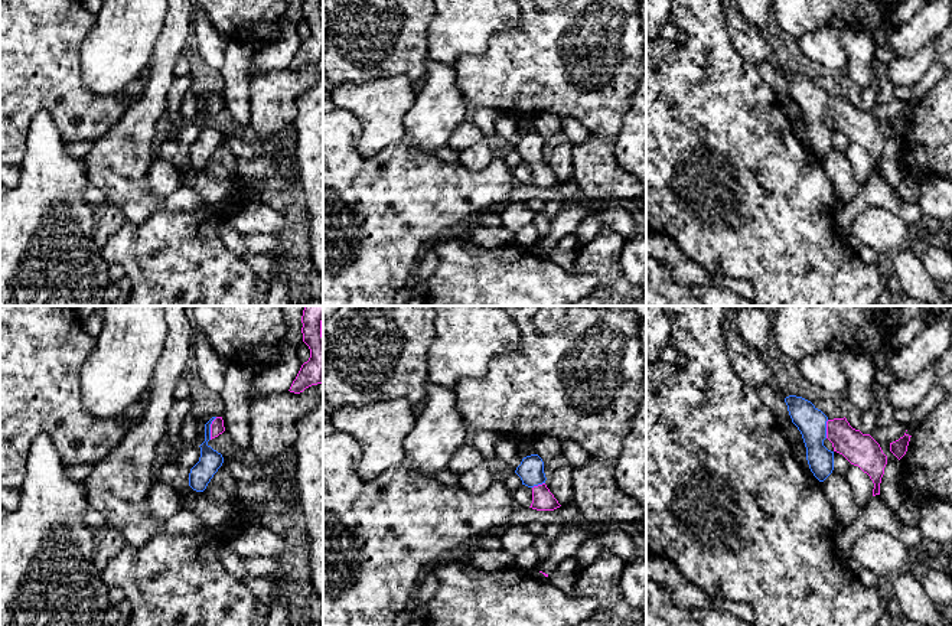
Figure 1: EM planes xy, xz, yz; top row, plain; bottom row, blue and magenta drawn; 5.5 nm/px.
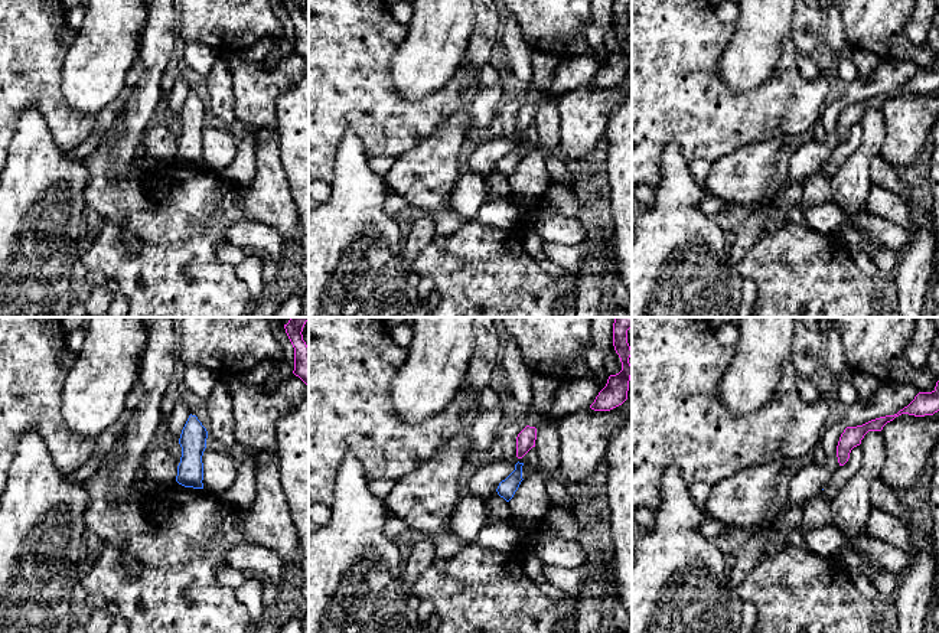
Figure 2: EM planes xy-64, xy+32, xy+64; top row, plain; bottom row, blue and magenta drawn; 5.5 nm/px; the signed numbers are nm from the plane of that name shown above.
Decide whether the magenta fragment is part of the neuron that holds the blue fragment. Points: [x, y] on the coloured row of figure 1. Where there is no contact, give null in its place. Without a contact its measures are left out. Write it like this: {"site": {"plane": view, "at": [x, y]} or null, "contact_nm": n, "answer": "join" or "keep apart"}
{"site": {"plane": "xy", "at": [209, 429]}, "contact_nm": 130, "answer": "join"}

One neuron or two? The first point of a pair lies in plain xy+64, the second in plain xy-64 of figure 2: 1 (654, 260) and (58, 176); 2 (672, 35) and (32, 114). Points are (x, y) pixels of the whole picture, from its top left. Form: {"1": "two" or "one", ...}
{"1": "one", "2": "two"}

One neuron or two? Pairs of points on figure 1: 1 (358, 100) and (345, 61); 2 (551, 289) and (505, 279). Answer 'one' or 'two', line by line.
1: two
2: one

